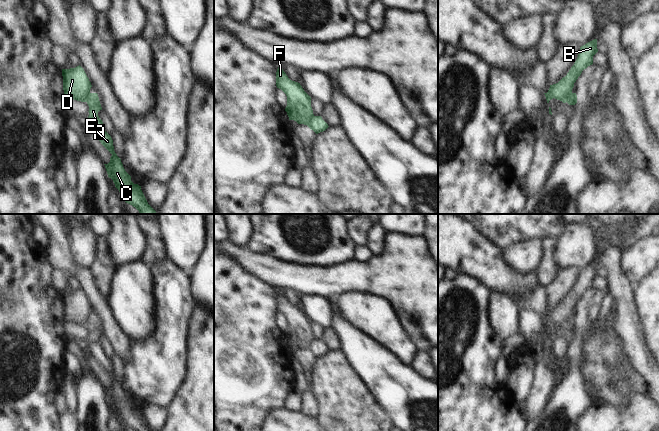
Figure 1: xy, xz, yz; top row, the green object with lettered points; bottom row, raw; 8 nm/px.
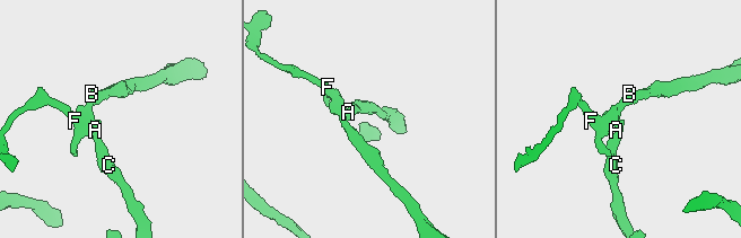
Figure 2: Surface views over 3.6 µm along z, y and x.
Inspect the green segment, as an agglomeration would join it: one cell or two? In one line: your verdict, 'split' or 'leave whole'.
split

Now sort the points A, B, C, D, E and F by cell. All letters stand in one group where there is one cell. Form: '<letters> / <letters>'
A C E / B D F

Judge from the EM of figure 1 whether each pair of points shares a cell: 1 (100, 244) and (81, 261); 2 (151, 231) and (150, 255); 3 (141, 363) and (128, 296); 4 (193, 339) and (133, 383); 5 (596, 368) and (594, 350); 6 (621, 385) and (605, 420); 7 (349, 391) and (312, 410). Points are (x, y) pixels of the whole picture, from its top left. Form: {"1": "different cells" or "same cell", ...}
{"1": "different cells", "2": "same cell", "3": "different cells", "4": "different cells", "5": "same cell", "6": "same cell", "7": "different cells"}

